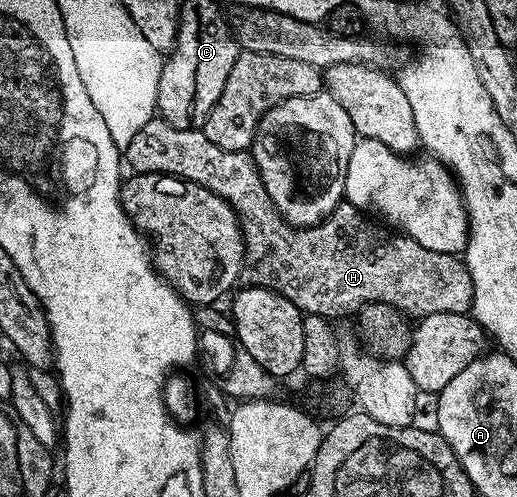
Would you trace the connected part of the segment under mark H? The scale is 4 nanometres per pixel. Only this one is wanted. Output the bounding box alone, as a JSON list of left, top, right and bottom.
[125,118,473,318]

